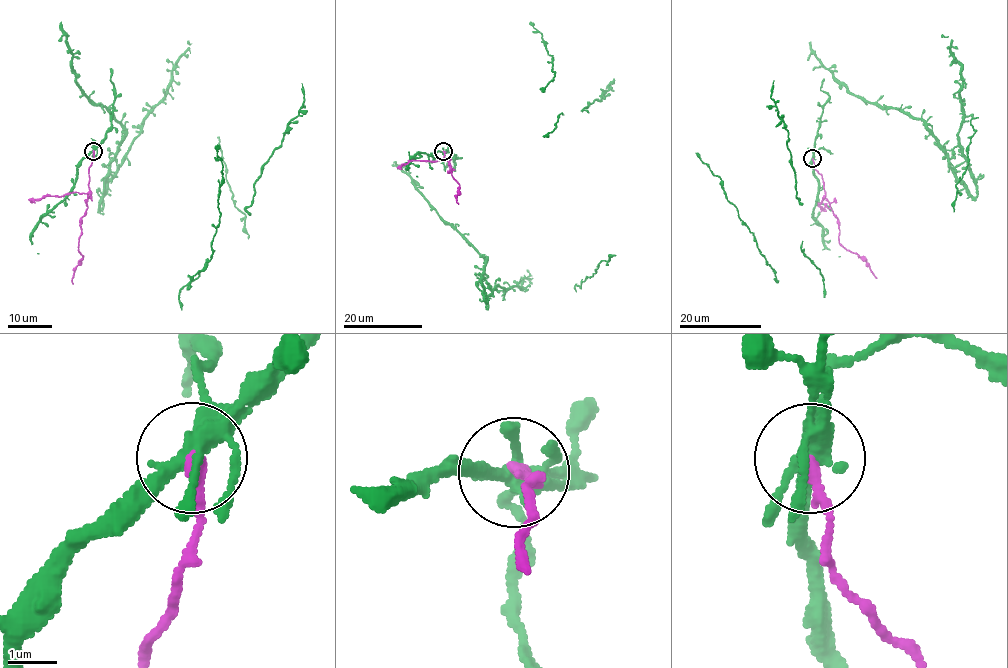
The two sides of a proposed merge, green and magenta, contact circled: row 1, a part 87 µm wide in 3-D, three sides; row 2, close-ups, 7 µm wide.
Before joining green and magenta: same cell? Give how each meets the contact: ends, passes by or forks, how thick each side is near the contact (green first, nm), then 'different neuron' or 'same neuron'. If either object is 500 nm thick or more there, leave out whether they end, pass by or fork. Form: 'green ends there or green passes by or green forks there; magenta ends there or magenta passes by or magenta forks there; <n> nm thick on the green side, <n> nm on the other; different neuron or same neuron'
green forks there; magenta ends there; 320 nm thick on the green side, 280 nm on the other; different neuron

